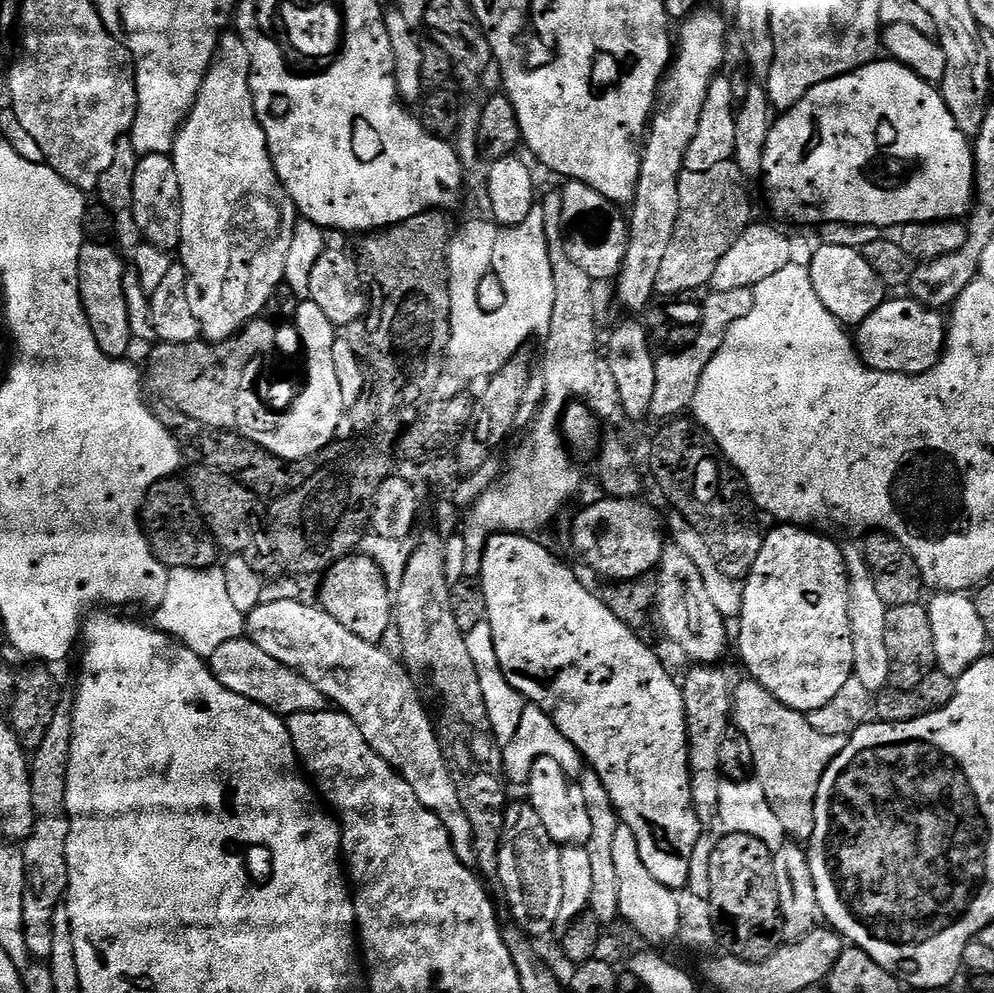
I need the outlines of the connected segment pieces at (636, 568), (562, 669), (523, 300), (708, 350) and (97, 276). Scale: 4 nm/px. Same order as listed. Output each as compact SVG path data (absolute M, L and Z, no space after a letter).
M600 498L597 504L582 509L572 524L572 544L577 554L598 575L608 576L604 578L609 581L633 580L659 569L666 547L666 532L655 510L640 502L636 498Z
M519 531L500 532L491 536L486 542L482 554L482 570L478 583L486 596L487 622L494 634L494 650L498 650L498 662L502 666L502 674L506 674L506 682L514 686L524 696L528 704L536 704L558 726L558 730L576 747L583 763L591 771L602 778L602 786L606 786L606 794L610 794L610 802L614 802L616 815L620 823L634 834L638 842L638 854L642 858L642 866L662 882L662 886L673 890L683 888L686 878L690 874L690 858L694 854L694 846L700 837L701 826L696 817L696 808L692 805L692 791L690 790L690 770L688 769L688 731L686 730L686 714L680 693L680 684L672 681L670 673L664 669L664 664L648 649L649 645L631 632L604 604L599 595L584 589L584 584L547 548L539 544L536 538Z
M537 206L530 210L530 214L526 214L526 219L523 222L518 222L518 226L513 228L504 228L498 231L497 225L493 223L491 219L485 218L485 220L468 220L460 229L451 233L448 241L448 259L449 261L456 262L456 260L492 260L490 264L491 271L495 272L496 276L502 282L502 290L506 290L506 302L502 306L502 310L494 310L493 312L484 312L481 308L473 307L471 309L472 316L468 316L464 320L464 324L460 322L453 323L452 326L452 337L448 343L448 355L446 357L447 363L460 376L465 376L468 380L480 380L483 381L485 378L493 376L498 370L502 370L502 366L506 366L506 362L517 359L520 347L527 342L531 336L539 337L541 334L547 333L548 327L550 326L550 318L554 314L554 270L550 270L550 250L548 249L548 243L546 242L546 222L544 221L544 209L543 207Z
M750 288L711 291L708 296L701 303L703 310L702 322L697 329L695 342L677 353L664 354L657 359L654 397L650 410L652 418L662 418L661 420L673 419L679 417L691 407L702 372L709 365L710 360L714 358L714 354L721 348L724 341L724 333L738 318L746 318L746 315L750 314L751 307L754 306L753 292Z
M88 242L80 252L80 297L90 326L94 330L94 338L98 338L98 346L107 356L124 358L128 355L132 340L130 314L126 311L126 294L122 294L126 260L109 244Z

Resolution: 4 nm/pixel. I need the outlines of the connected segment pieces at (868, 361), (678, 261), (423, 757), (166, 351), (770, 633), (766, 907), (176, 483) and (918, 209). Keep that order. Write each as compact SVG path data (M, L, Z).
M885 299L855 329L854 343L864 365L876 372L903 376L917 376L933 368L940 361L946 339L946 320L937 309L927 308L917 300Z
M733 159L718 162L705 172L680 173L678 194L680 213L674 226L674 238L666 258L662 258L662 270L658 270L656 292L661 297L695 293L695 288L711 285L714 266L718 258L734 246L734 242L753 223L752 200L748 197L746 177Z
M303 599L296 601L282 601L259 604L253 612L246 616L246 636L253 640L270 658L278 658L290 670L302 674L306 682L314 682L318 690L322 690L325 701L332 700L337 709L345 712L348 717L362 730L362 738L366 738L369 746L390 765L396 773L403 778L418 794L418 802L429 808L446 826L446 830L452 839L454 854L463 864L475 865L476 855L474 854L474 830L470 830L470 818L466 818L466 810L458 798L458 786L454 786L454 778L448 769L448 763L444 757L444 747L440 744L437 725L428 717L424 704L420 701L420 692L416 689L413 673L399 659L396 660L380 644L371 644L358 634L350 634L342 622L330 618L324 609L315 603L304 604Z
M257 318L244 325L228 340L209 342L203 338L177 344L157 343L146 359L146 384L168 403L169 409L194 418L211 428L231 429L236 422L236 406L244 372L257 358L275 353L278 343L277 325Z
M776 526L772 533L764 536L762 550L742 584L744 597L742 598L742 610L738 617L740 660L744 663L745 670L748 671L745 673L762 686L766 686L766 690L770 690L770 694L774 694L778 702L790 706L795 712L805 714L818 710L818 706L826 706L826 702L830 702L830 698L835 698L838 690L842 690L842 685L850 682L850 678L854 675L854 642L850 634L850 594L848 593L848 571L844 561L844 548L836 545L828 536L819 536L816 532L808 531L812 530L805 530L800 526Z
M733 832L721 835L714 846L714 854L710 854L710 906L716 927L716 939L722 945L723 951L729 956L737 956L740 960L764 960L769 954L776 951L782 943L782 921L780 918L780 903L778 902L778 882L774 878L773 849L766 846L758 838L750 834L734 834Z
M180 478L160 480L147 493L144 507L140 510L144 535L152 545L152 552L162 561L164 567L211 568L217 563L218 545L212 532L206 527L196 503L188 490L187 483Z
M877 58L871 64L864 64L858 70L847 72L833 80L814 86L793 108L781 111L772 121L772 128L766 138L766 150L762 158L762 181L768 187L768 200L772 208L784 220L793 220L796 224L829 224L846 222L847 224L869 224L871 228L885 229L895 224L910 222L934 222L935 220L958 220L967 217L972 211L972 201L976 194L976 167L972 157L973 141L954 122L954 114L940 97L939 87L923 80L914 70L891 58Z

